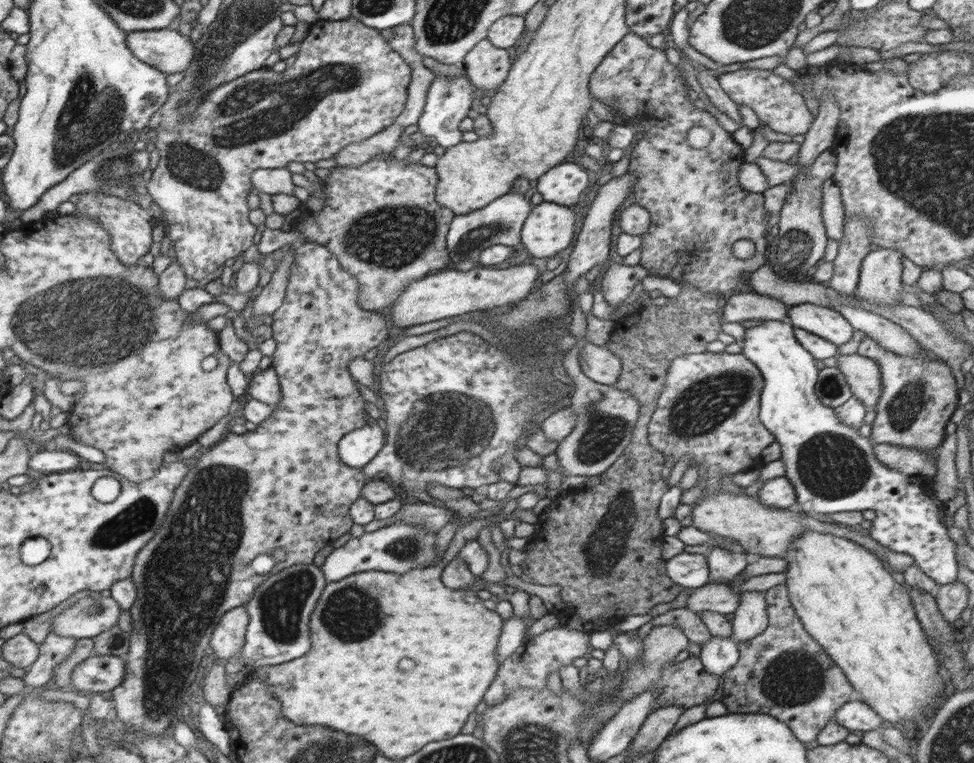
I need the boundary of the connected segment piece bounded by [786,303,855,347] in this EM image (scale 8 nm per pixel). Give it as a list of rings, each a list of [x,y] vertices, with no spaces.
[[[802,303],[788,308],[788,322],[795,328],[807,330],[837,347],[852,339],[855,328],[838,311],[814,303]]]

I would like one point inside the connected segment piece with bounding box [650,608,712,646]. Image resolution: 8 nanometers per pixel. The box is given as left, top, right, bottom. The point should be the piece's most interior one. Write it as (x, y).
(689, 622)

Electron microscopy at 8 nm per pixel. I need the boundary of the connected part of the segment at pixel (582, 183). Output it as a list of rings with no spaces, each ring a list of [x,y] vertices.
[[[563,163],[538,178],[536,190],[546,202],[574,206],[588,186],[588,171],[575,163]]]

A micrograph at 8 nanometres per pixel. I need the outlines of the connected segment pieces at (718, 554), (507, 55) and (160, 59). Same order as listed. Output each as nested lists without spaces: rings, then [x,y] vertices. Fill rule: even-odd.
[[[714,547],[708,553],[707,563],[711,579],[732,579],[748,566],[747,552],[740,548],[728,551],[721,547]]]
[[[486,38],[466,54],[462,66],[476,88],[494,90],[506,80],[511,57],[511,50],[498,48]]]
[[[168,28],[127,31],[128,47],[145,63],[167,75],[185,74],[190,65],[195,64],[194,39]]]

